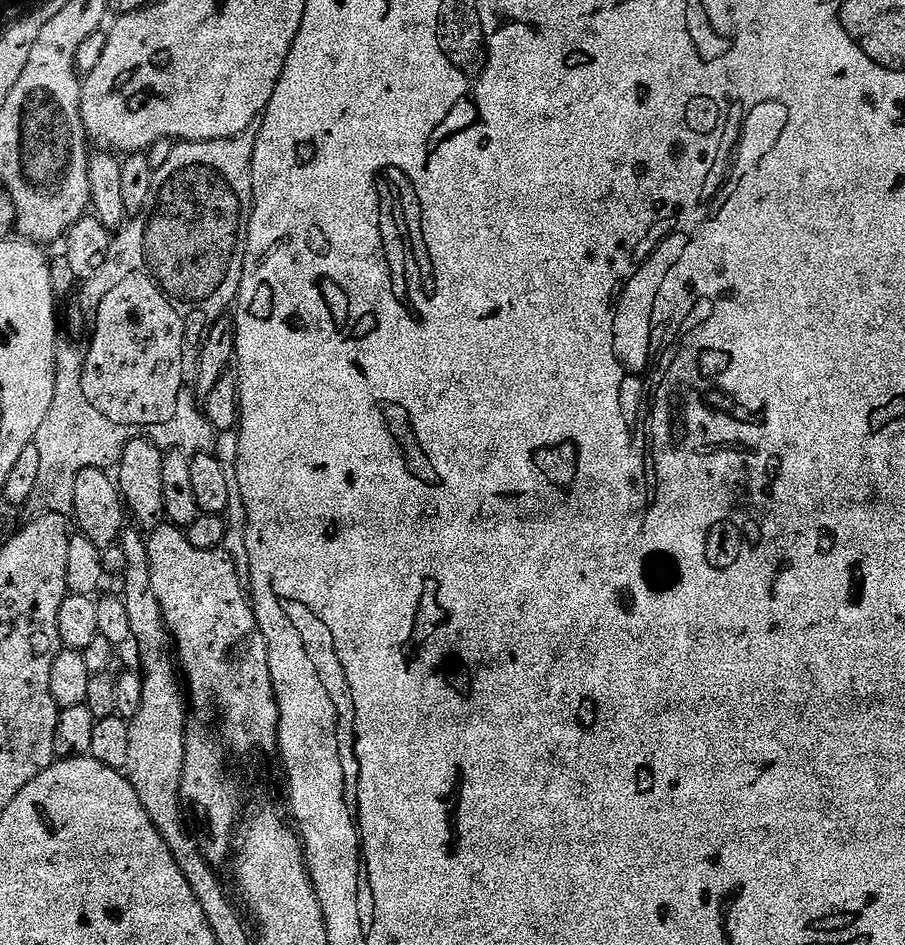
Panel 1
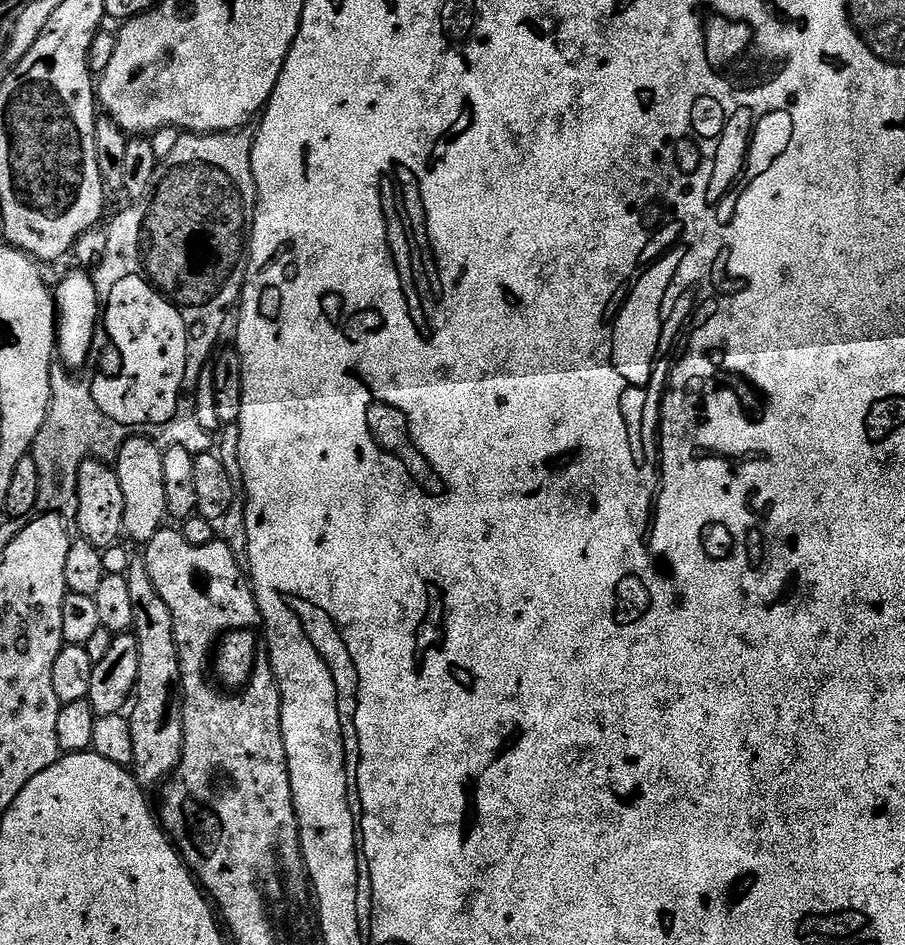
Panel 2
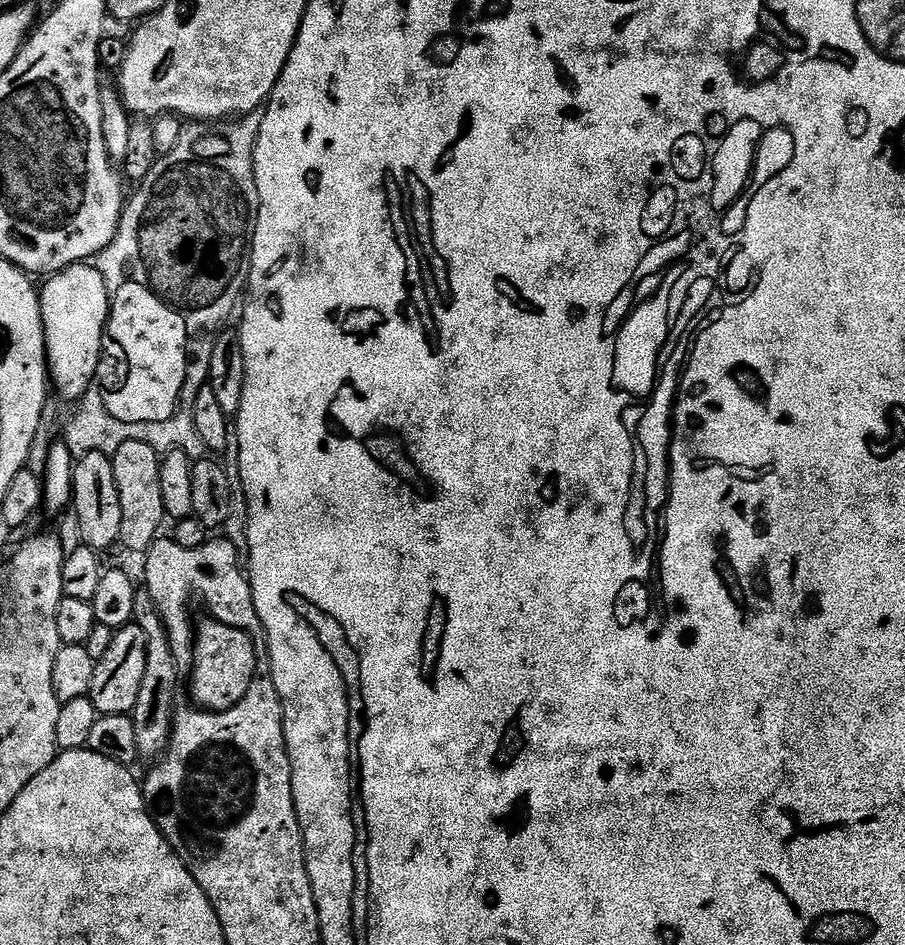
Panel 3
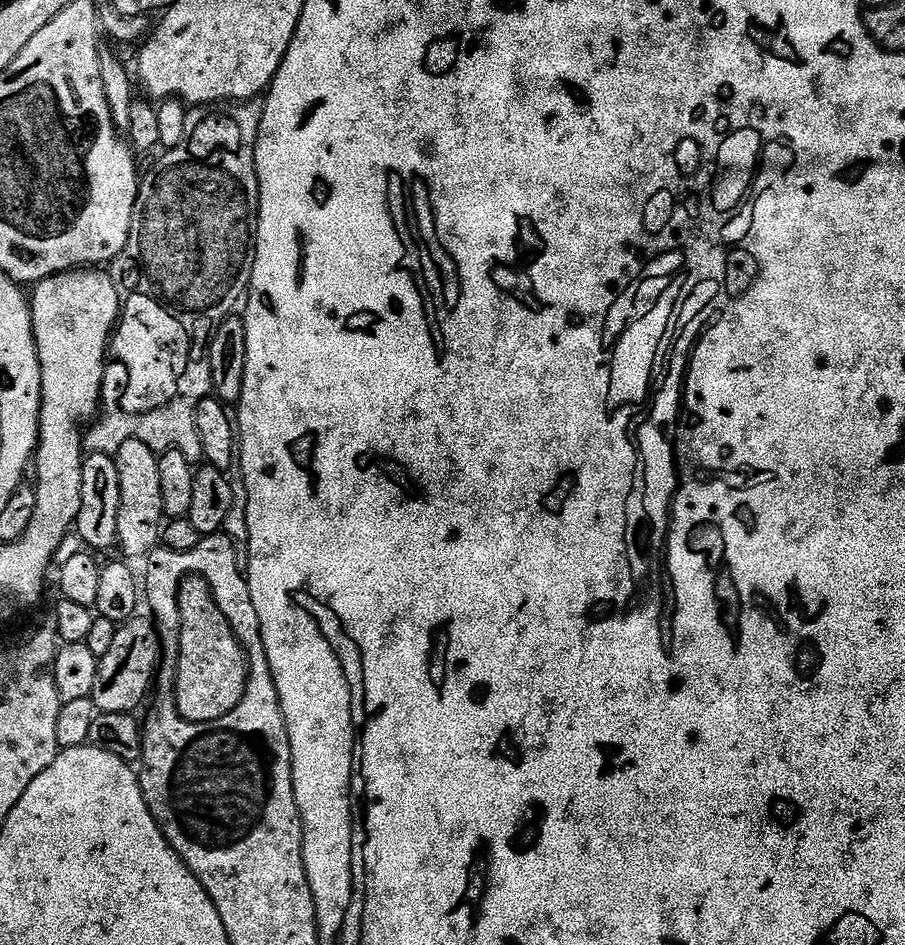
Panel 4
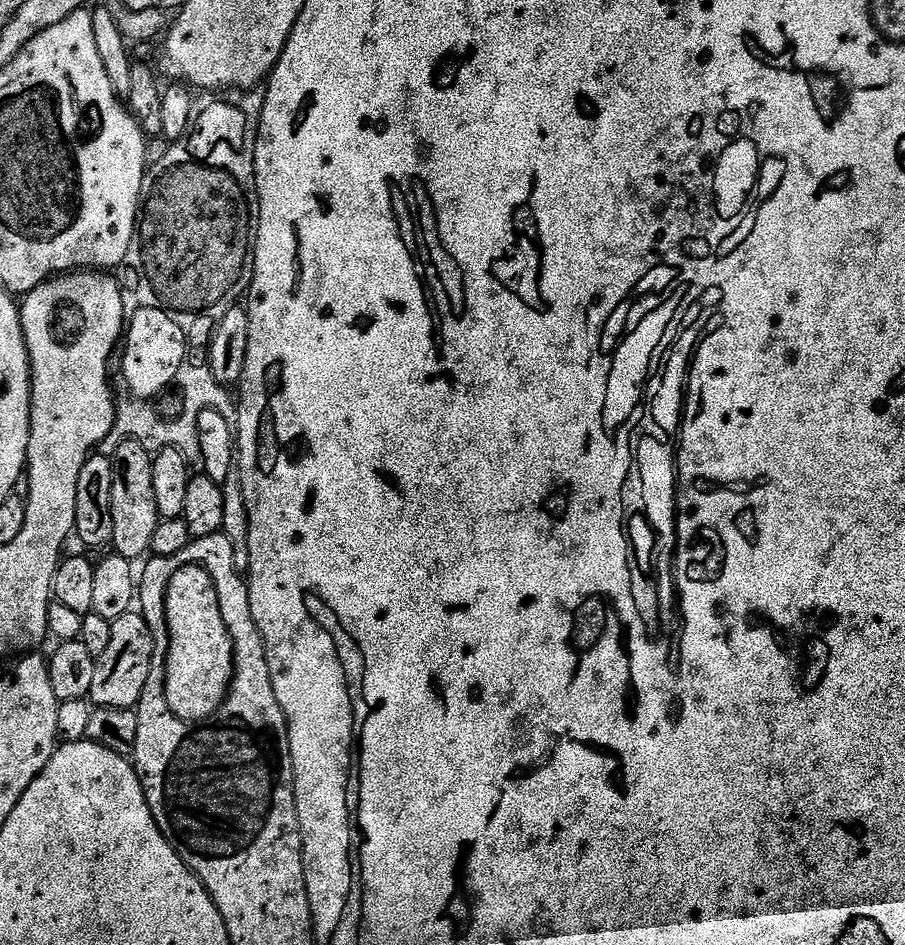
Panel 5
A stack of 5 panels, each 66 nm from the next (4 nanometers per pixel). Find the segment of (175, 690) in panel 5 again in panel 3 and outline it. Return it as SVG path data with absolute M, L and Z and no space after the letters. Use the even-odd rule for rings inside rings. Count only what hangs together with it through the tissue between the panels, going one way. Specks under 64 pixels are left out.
M204 618L197 623L192 647L192 672L190 674L191 703L201 711L225 712L232 709L246 696L246 691L253 684L257 673L257 652L254 650L254 640L248 632L236 627L226 626L220 620Z

